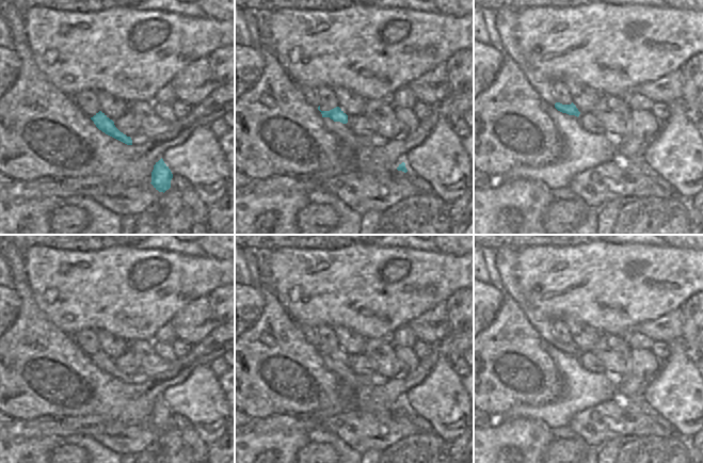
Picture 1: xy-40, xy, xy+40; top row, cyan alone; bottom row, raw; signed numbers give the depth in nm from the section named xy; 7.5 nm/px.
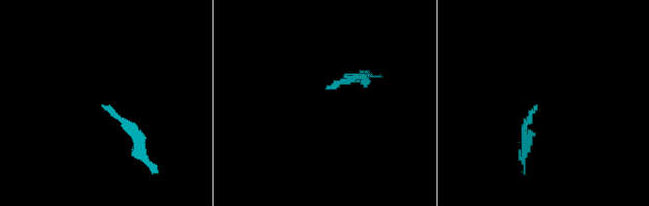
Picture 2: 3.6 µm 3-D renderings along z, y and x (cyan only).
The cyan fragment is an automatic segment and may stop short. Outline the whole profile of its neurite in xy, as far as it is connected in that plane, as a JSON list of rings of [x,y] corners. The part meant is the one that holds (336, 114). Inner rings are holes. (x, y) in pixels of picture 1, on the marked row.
[[[302,85],[300,86],[300,91],[307,100],[307,102],[313,107],[317,108],[321,112],[322,117],[330,117],[334,122],[340,122],[342,124],[348,123],[348,115],[339,107],[336,107],[330,111],[320,110],[318,95],[315,89]]]

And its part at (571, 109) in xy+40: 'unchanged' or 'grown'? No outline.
grown

